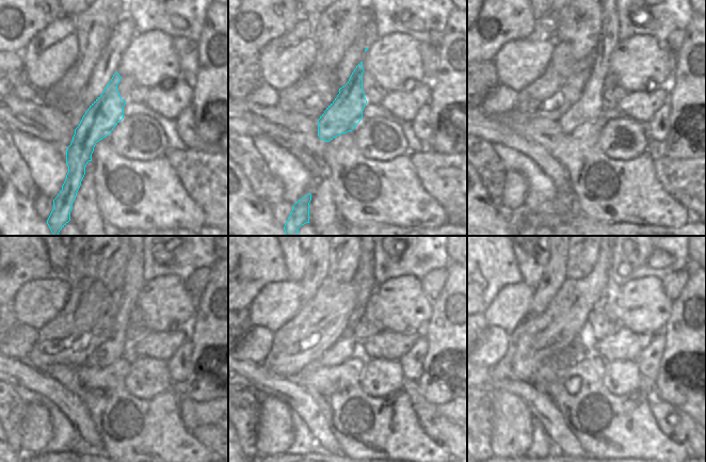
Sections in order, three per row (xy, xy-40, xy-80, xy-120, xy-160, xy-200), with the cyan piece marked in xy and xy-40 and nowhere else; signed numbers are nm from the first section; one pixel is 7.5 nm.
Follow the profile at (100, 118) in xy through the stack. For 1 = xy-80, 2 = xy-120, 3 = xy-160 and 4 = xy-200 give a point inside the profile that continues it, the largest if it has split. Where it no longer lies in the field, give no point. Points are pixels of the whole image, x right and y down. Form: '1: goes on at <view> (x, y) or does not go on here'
1: goes on at xy-80 (590, 107)
2: goes on at xy-120 (114, 347)
3: goes on at xy-160 (364, 280)
4: goes on at xy-200 (579, 343)

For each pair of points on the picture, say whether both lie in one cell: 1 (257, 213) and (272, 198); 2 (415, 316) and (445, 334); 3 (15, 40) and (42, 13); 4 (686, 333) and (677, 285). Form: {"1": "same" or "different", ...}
{"1": "different", "2": "different", "3": "same", "4": "different"}

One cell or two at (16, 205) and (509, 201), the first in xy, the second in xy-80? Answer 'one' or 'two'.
two

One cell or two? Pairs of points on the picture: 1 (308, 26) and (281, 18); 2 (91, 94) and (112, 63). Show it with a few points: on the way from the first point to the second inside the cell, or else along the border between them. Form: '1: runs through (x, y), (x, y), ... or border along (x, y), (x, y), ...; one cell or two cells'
1: border along (301, 16), (290, 30), (276, 37); two cells
2: runs through (95, 86), (106, 70); one cell

